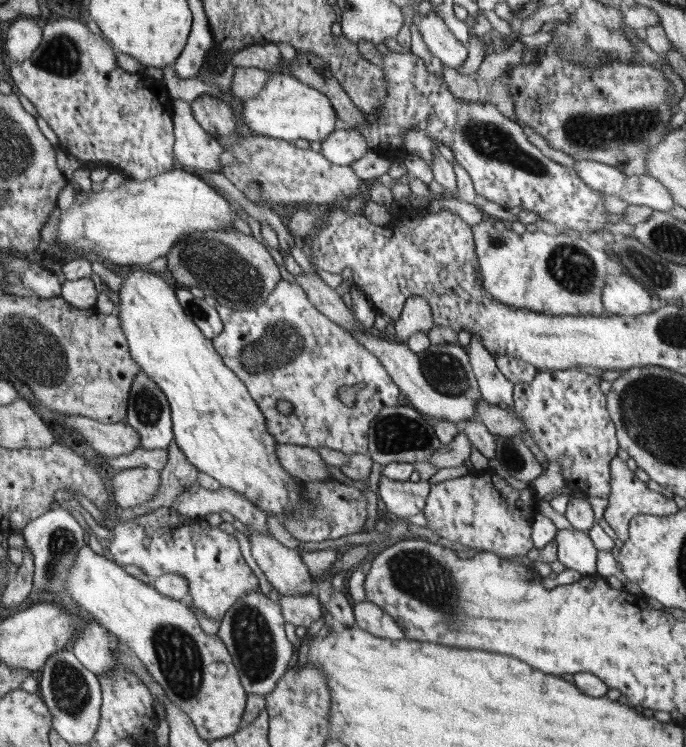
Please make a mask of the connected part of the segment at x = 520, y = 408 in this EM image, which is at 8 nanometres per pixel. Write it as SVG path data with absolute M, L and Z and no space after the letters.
M537 370L531 382L513 386L513 412L527 428L547 462L561 462L565 484L585 496L607 498L611 492L609 462L617 456L615 426L605 408L605 394L599 390L601 378L571 370Z

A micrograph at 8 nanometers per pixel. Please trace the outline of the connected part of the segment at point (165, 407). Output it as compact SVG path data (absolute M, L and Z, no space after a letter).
M139 372L131 386L131 398L127 406L125 424L133 426L139 436L143 450L167 450L171 444L171 422L169 402L163 390L147 374Z

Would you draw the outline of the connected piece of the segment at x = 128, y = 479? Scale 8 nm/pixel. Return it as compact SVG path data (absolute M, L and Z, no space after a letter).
M123 468L109 480L111 494L115 494L115 504L125 508L135 508L155 498L161 486L161 472L153 468Z

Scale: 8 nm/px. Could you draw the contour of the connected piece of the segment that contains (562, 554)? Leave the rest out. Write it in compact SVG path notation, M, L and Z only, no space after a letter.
M557 530L557 562L565 568L577 570L581 576L591 576L597 570L597 550L593 540L581 530Z

